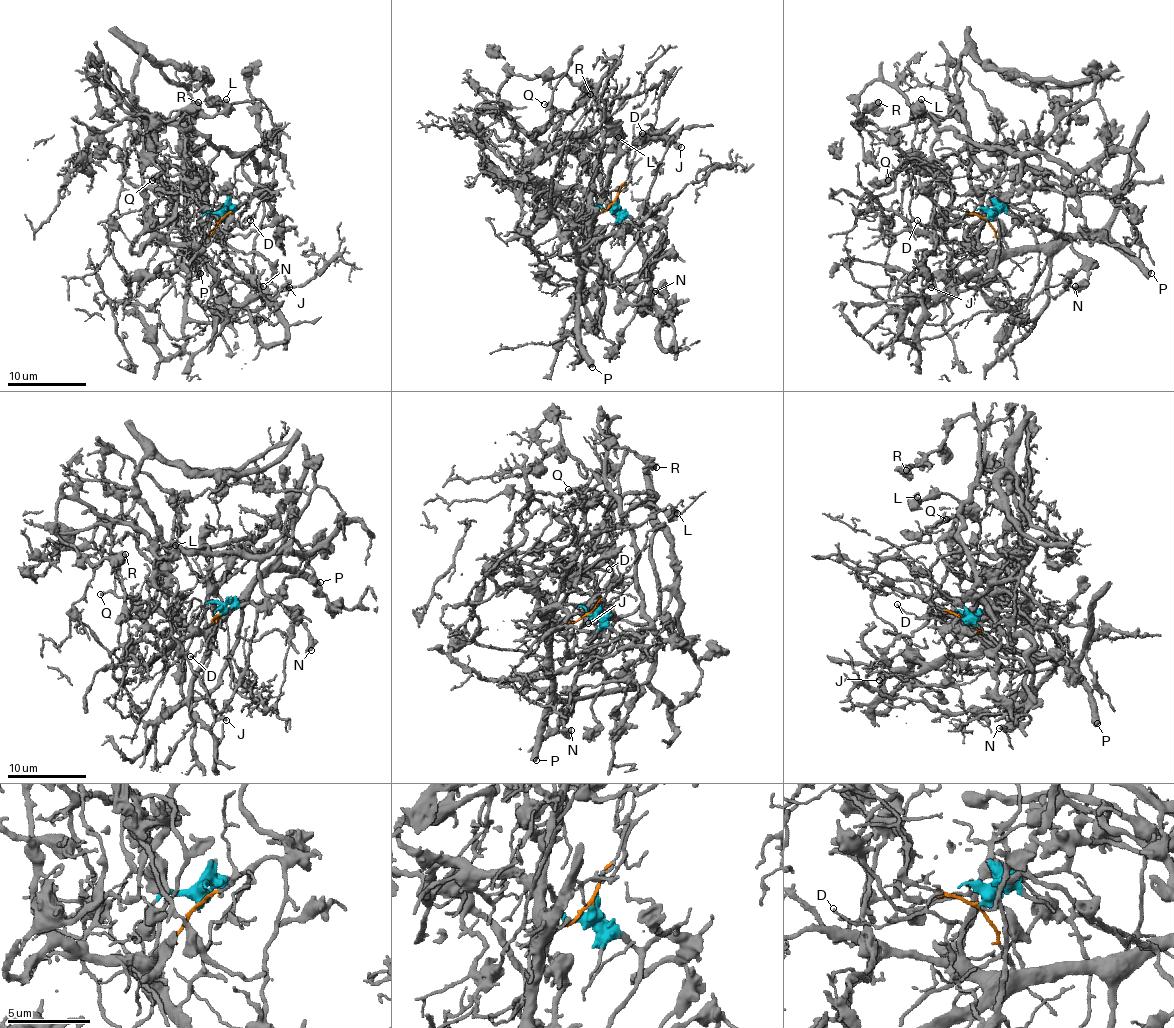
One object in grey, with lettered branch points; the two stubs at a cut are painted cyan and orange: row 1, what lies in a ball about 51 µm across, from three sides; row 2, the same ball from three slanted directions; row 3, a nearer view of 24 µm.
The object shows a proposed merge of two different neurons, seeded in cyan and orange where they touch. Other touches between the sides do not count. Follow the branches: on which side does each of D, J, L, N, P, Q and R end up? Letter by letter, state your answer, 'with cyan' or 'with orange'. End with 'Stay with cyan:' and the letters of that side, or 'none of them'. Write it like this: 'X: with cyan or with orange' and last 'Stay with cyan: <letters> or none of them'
D: with orange
J: with orange
L: with cyan
N: with cyan
P: with orange
Q: with cyan
R: with cyan
Stay with cyan: L, N, Q, R

